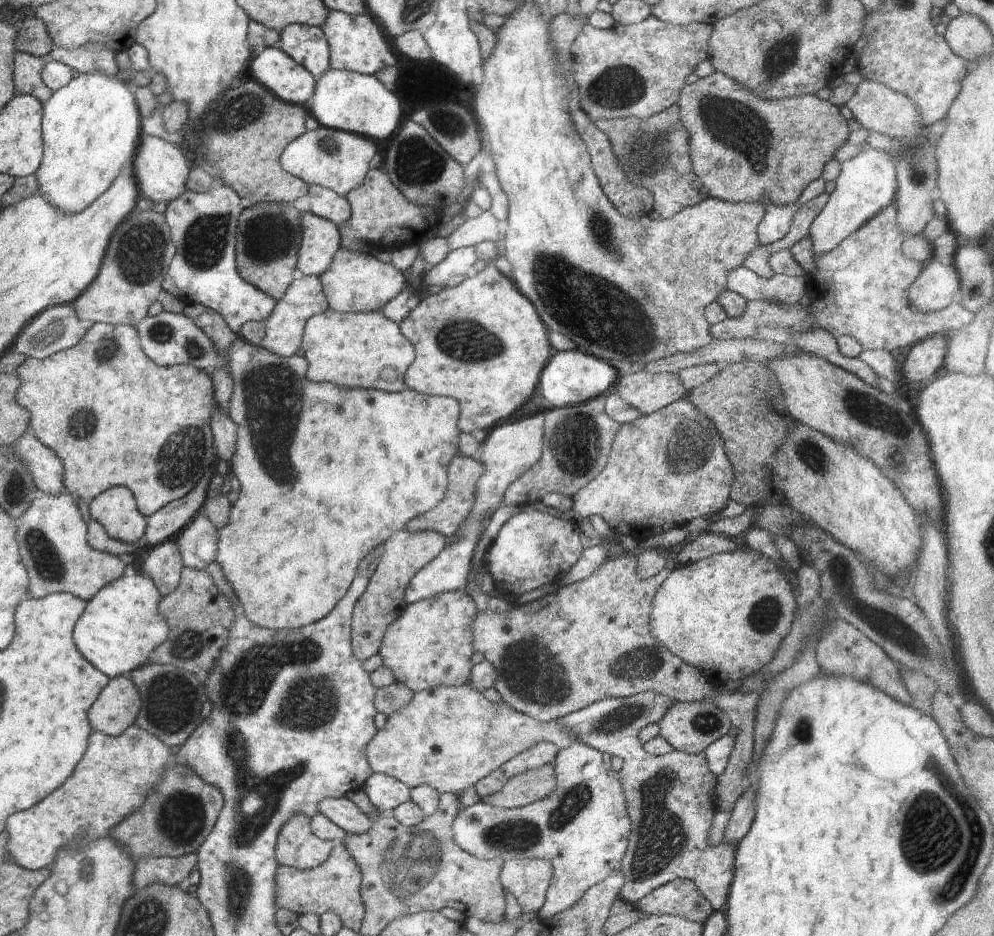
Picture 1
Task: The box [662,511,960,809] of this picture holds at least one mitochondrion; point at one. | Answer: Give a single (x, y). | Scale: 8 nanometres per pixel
(765, 616)

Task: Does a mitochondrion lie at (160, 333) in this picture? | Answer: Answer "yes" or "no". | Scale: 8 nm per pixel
yes

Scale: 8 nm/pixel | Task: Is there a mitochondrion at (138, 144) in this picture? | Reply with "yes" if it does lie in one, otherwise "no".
no

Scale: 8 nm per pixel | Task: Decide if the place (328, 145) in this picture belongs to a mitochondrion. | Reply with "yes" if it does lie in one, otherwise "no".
yes

